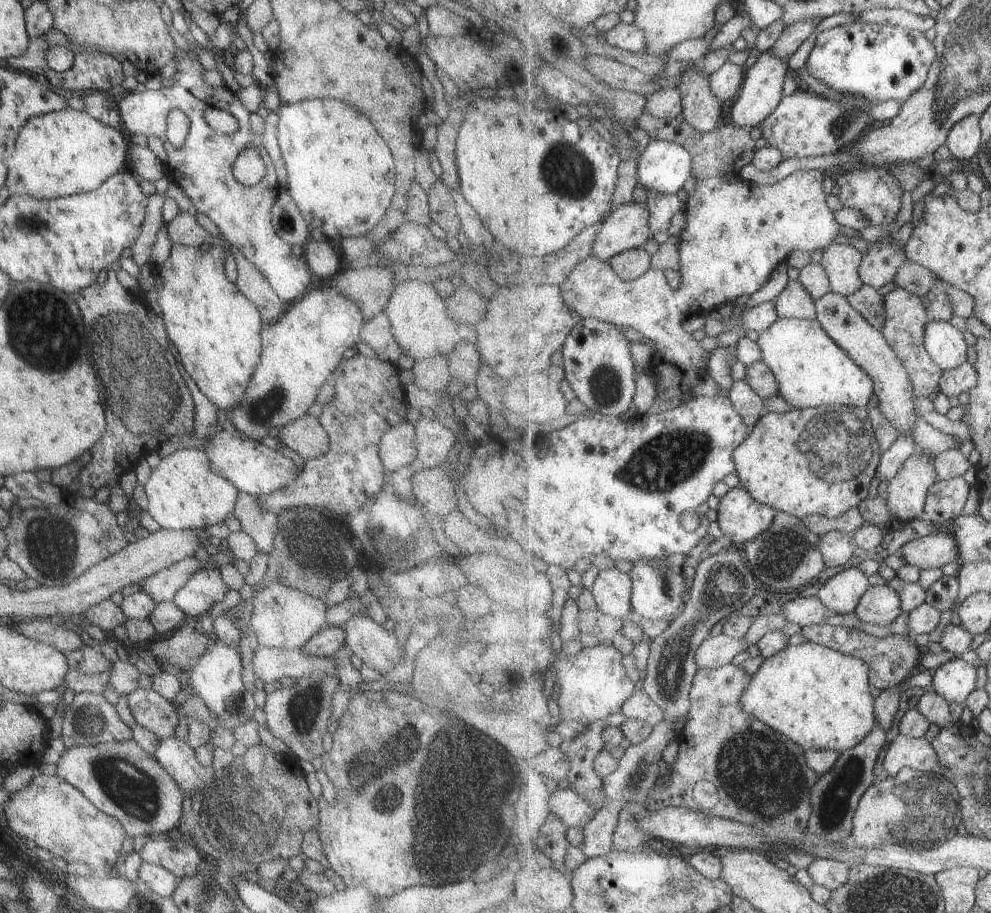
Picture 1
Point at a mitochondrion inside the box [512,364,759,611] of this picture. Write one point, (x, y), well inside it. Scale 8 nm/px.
(667, 460)

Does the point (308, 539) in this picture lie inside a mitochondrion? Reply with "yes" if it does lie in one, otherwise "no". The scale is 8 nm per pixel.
yes

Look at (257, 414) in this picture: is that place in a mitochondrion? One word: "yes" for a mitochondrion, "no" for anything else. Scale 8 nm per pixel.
yes

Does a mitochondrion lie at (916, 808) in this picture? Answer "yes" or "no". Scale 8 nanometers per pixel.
yes

